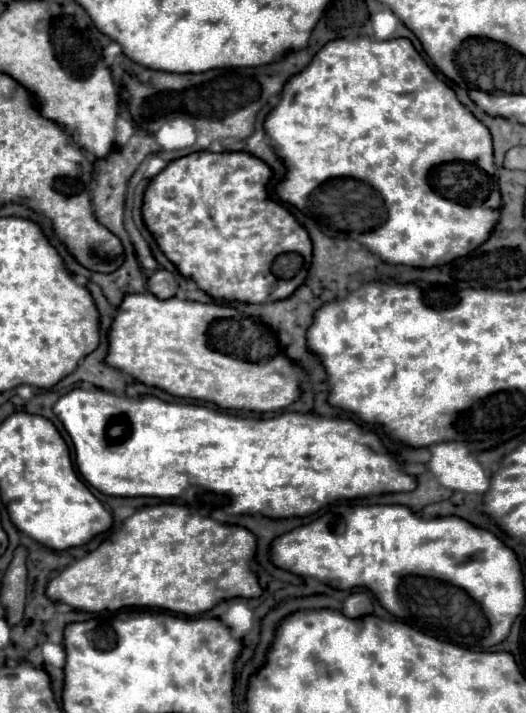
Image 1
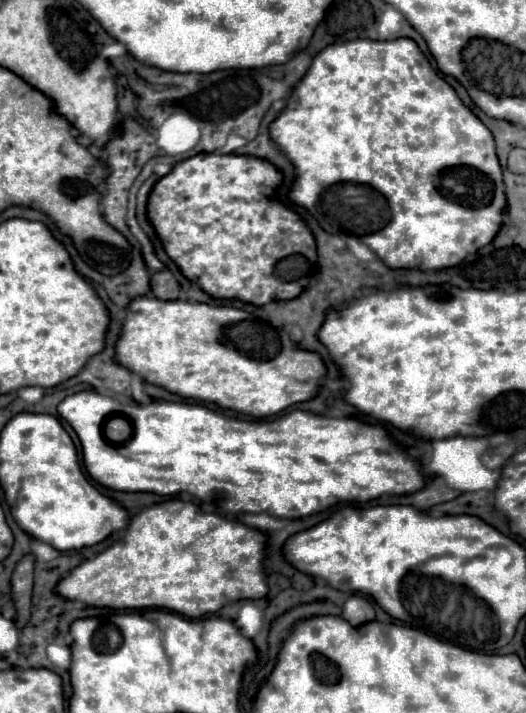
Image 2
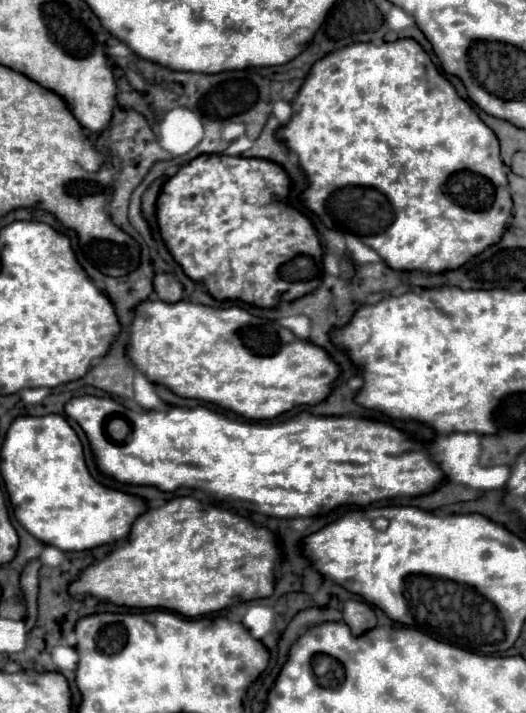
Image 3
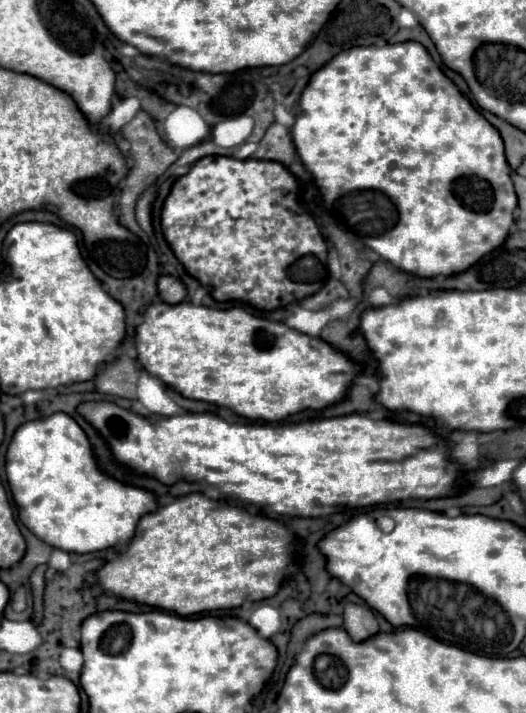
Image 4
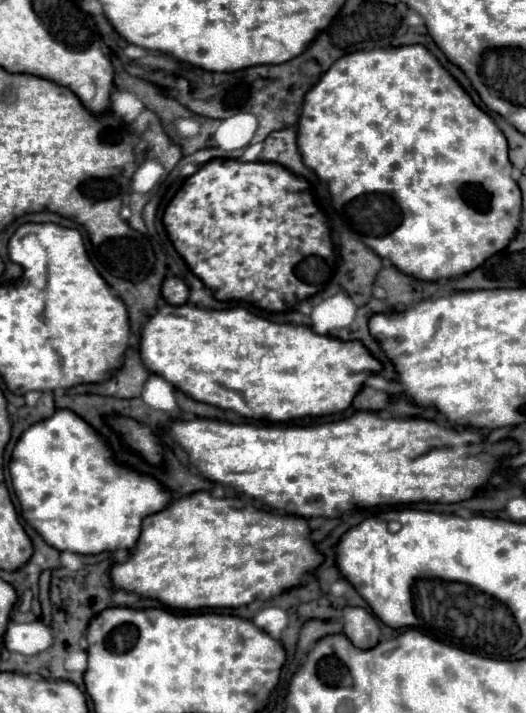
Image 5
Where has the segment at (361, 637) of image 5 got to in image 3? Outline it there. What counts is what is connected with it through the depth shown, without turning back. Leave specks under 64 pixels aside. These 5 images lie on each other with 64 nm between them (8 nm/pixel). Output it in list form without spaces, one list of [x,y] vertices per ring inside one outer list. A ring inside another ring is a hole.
[[[348,600],[344,604],[344,622],[350,626],[352,634],[358,636],[376,626],[376,612],[366,602]]]

